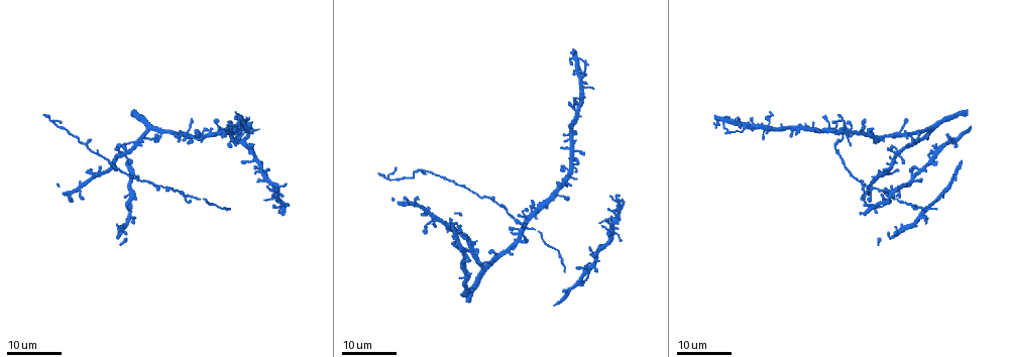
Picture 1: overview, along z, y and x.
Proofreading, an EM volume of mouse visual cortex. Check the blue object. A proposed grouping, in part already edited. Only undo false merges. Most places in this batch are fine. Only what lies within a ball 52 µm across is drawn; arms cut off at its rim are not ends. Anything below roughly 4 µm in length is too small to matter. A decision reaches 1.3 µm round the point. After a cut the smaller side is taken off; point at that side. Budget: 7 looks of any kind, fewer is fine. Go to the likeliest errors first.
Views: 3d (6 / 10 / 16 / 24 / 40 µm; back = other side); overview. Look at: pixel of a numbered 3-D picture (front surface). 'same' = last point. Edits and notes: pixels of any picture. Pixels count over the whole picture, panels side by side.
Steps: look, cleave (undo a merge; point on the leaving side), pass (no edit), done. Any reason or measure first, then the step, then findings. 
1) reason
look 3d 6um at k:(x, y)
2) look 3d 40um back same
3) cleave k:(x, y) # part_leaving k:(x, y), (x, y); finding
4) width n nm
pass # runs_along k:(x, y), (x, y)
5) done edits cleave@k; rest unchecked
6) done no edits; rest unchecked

side arm on a straight run
look 3d 16um at 1:(836, 146)

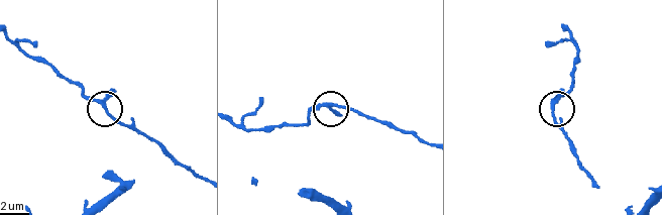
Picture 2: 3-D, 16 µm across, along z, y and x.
look 3d 6um at 2:(553, 112)

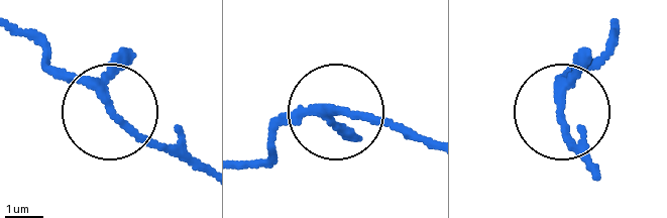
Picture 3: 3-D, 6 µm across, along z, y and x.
width 170 nm
pass # continuous, no second cell

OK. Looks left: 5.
look 3d 24um at 1:(931, 125)

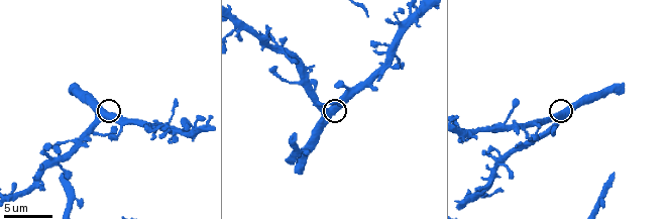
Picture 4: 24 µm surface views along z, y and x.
look 3d 10um at 4:(333, 114)

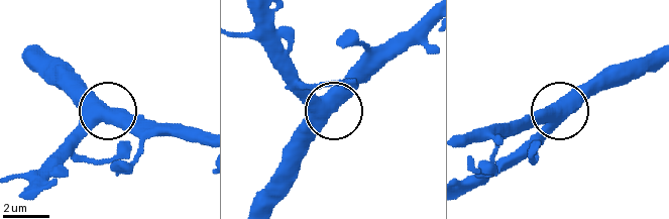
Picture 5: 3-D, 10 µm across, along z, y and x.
width 510 nm
pass # continuous, no second cell

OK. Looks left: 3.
look 3d 16um at 1:(851, 172)

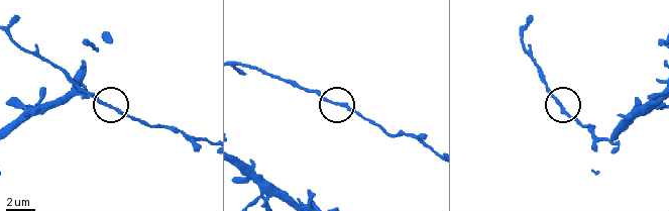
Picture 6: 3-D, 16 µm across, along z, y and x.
closer look
look 3d 10um at 6:(563, 107)

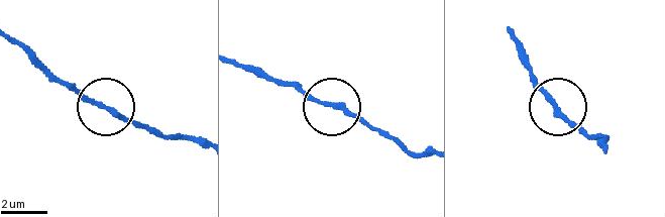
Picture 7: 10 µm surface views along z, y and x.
side_arm 22 um
pass # all the same cell

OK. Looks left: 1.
done no edits; rest unchecked

